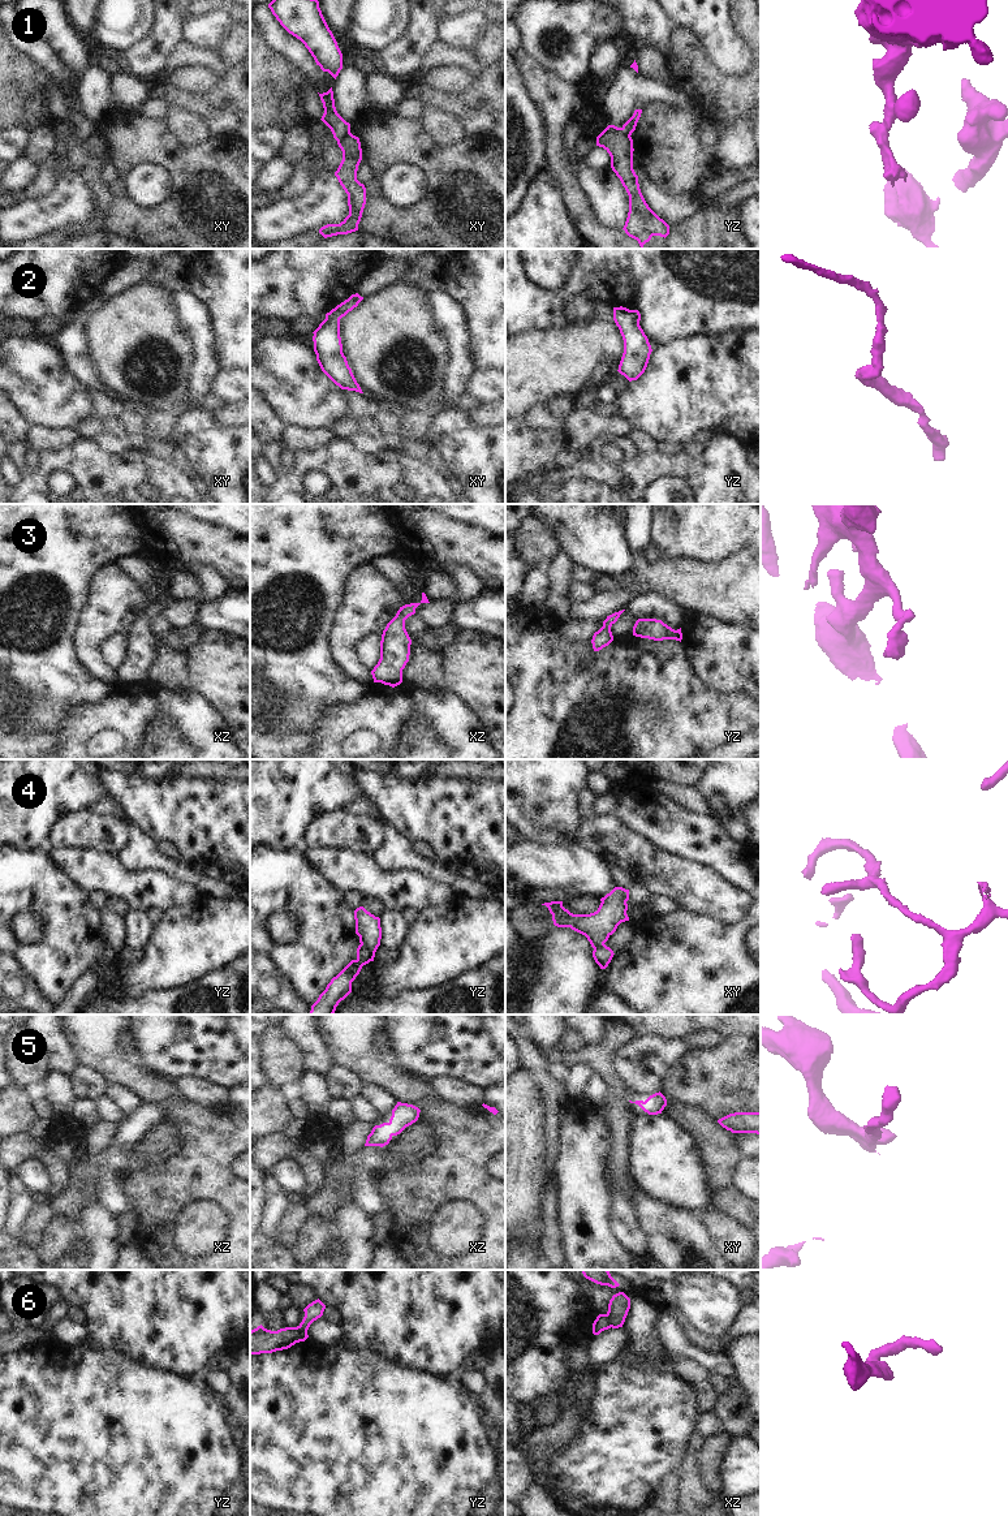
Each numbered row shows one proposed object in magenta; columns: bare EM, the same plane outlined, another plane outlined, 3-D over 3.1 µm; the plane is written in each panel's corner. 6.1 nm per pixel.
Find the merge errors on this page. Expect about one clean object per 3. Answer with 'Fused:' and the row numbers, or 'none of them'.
Fused: 1, 2, 4, 6

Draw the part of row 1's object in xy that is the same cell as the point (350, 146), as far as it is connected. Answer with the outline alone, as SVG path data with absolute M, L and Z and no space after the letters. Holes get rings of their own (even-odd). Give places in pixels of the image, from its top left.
M348 132L337 141L343 151L343 160L335 172L340 185L348 194L349 215L340 224L327 224L319 233L327 238L358 231L358 224L366 204L366 188L357 180L358 165L362 160L359 138Z

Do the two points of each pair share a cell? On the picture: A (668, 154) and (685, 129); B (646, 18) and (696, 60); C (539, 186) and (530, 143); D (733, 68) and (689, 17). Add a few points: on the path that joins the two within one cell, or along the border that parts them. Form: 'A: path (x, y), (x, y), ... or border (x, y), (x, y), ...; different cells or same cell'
A: path (670, 147), (679, 136); same cell
B: border (675, 26), (671, 34), (671, 48), (666, 55); different cells
C: border (537, 177), (520, 205); different cells
D: path (729, 55), (702, 28); same cell

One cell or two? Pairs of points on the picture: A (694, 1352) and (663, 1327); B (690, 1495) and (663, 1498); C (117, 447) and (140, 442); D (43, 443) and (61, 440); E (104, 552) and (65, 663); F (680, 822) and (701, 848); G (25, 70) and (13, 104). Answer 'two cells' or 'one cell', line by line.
A: one cell
B: two cells
C: one cell
D: one cell
E: one cell
F: one cell
G: one cell

